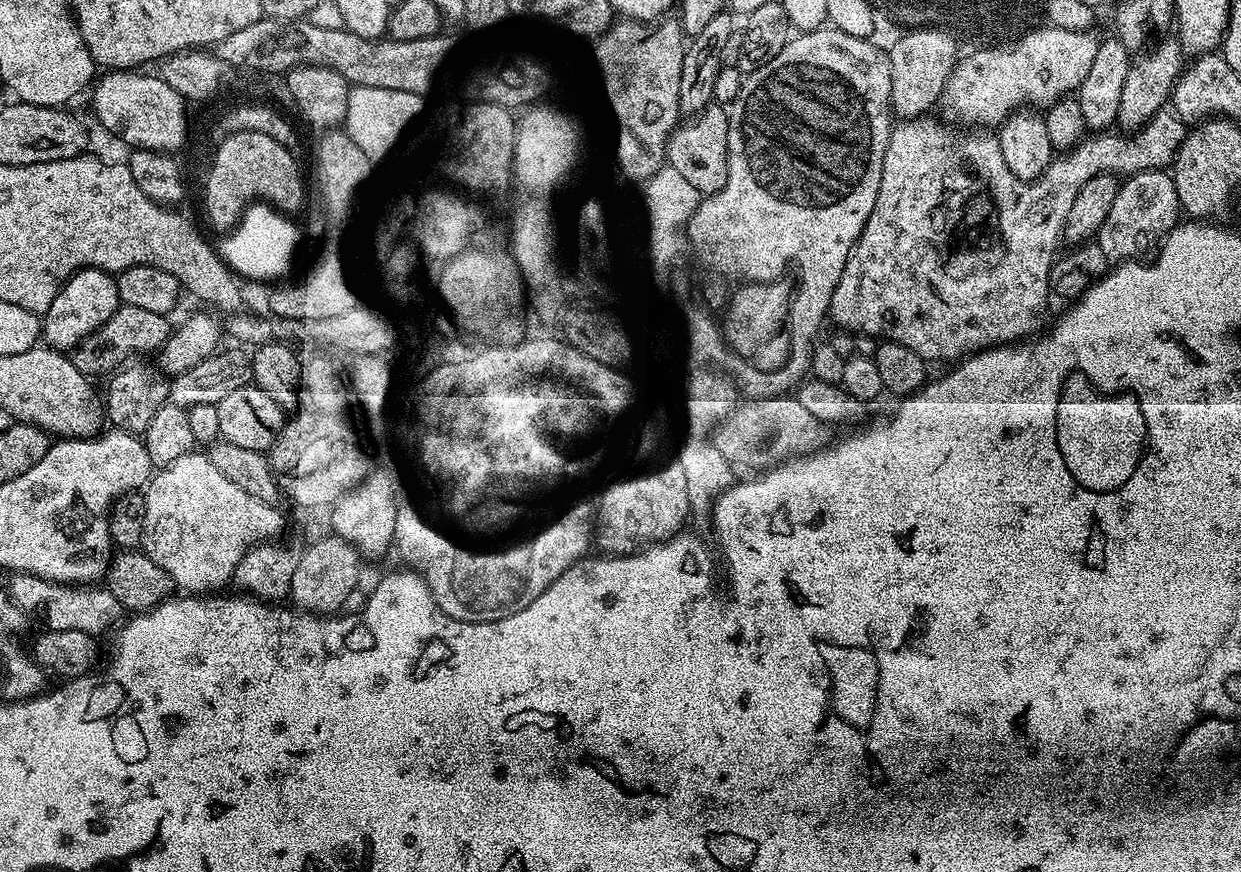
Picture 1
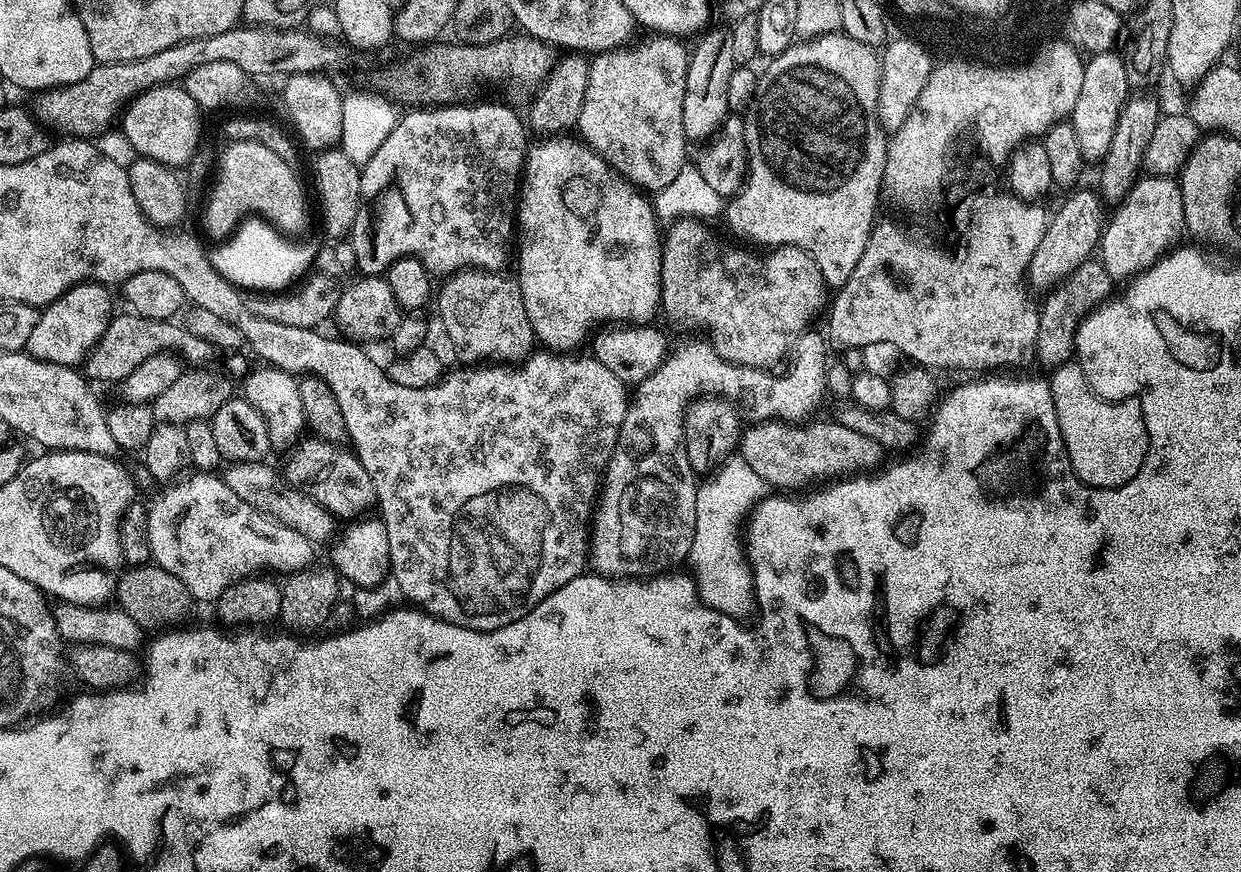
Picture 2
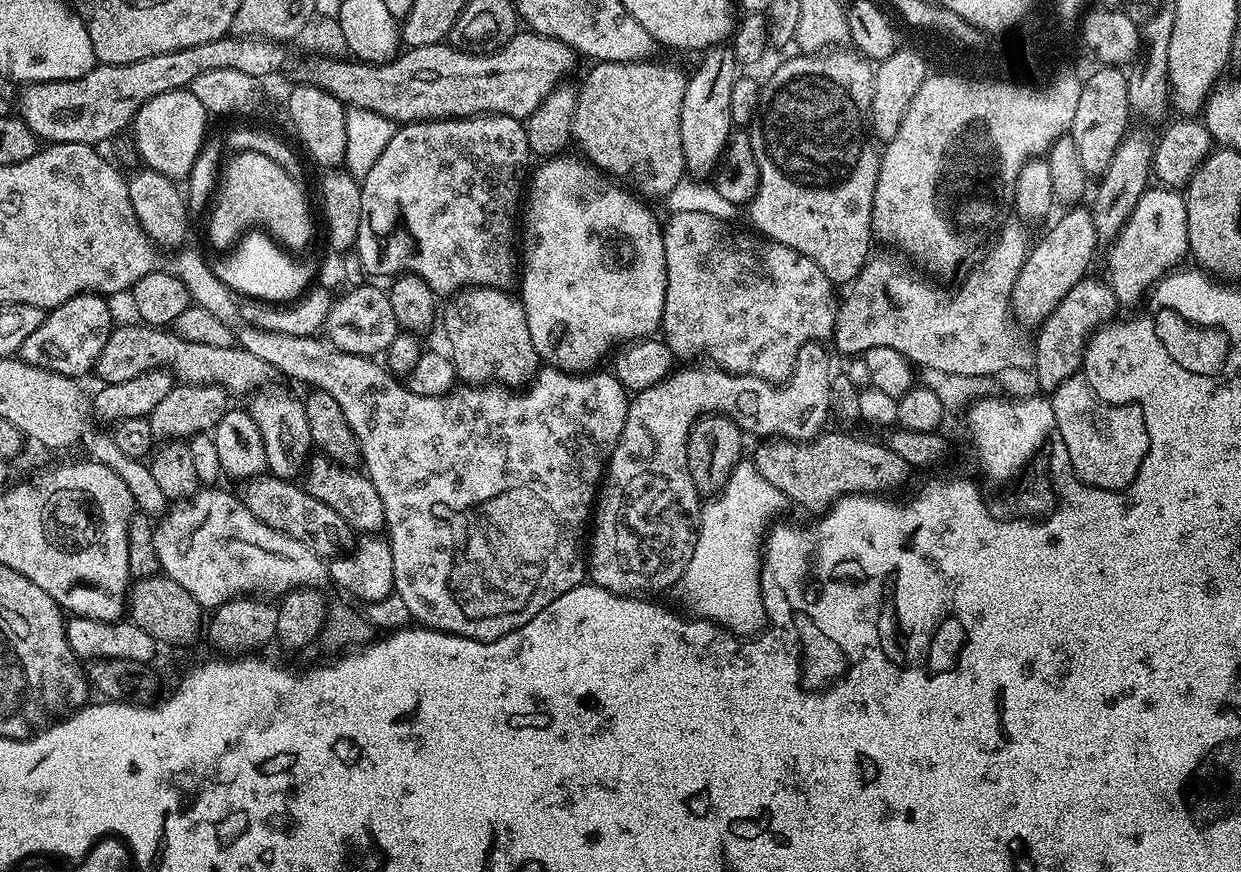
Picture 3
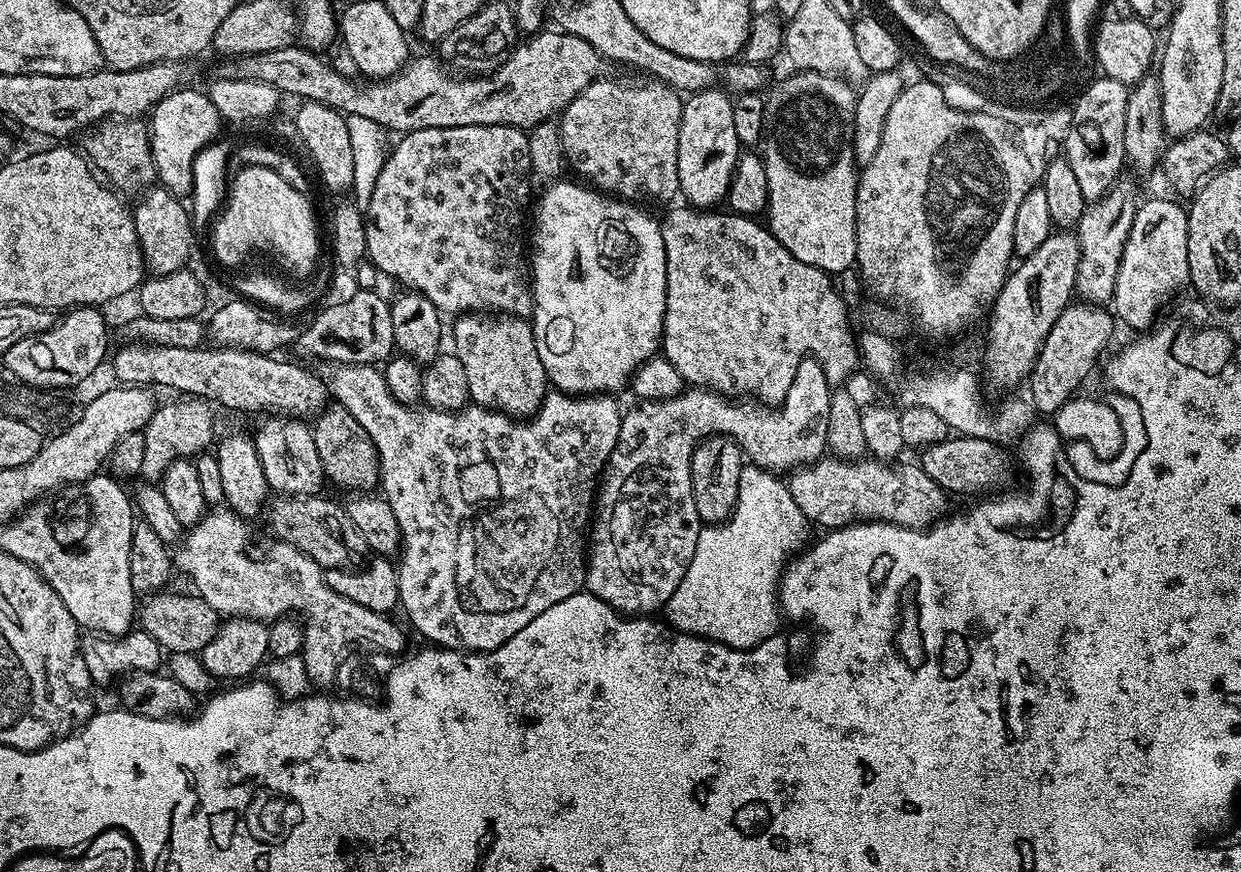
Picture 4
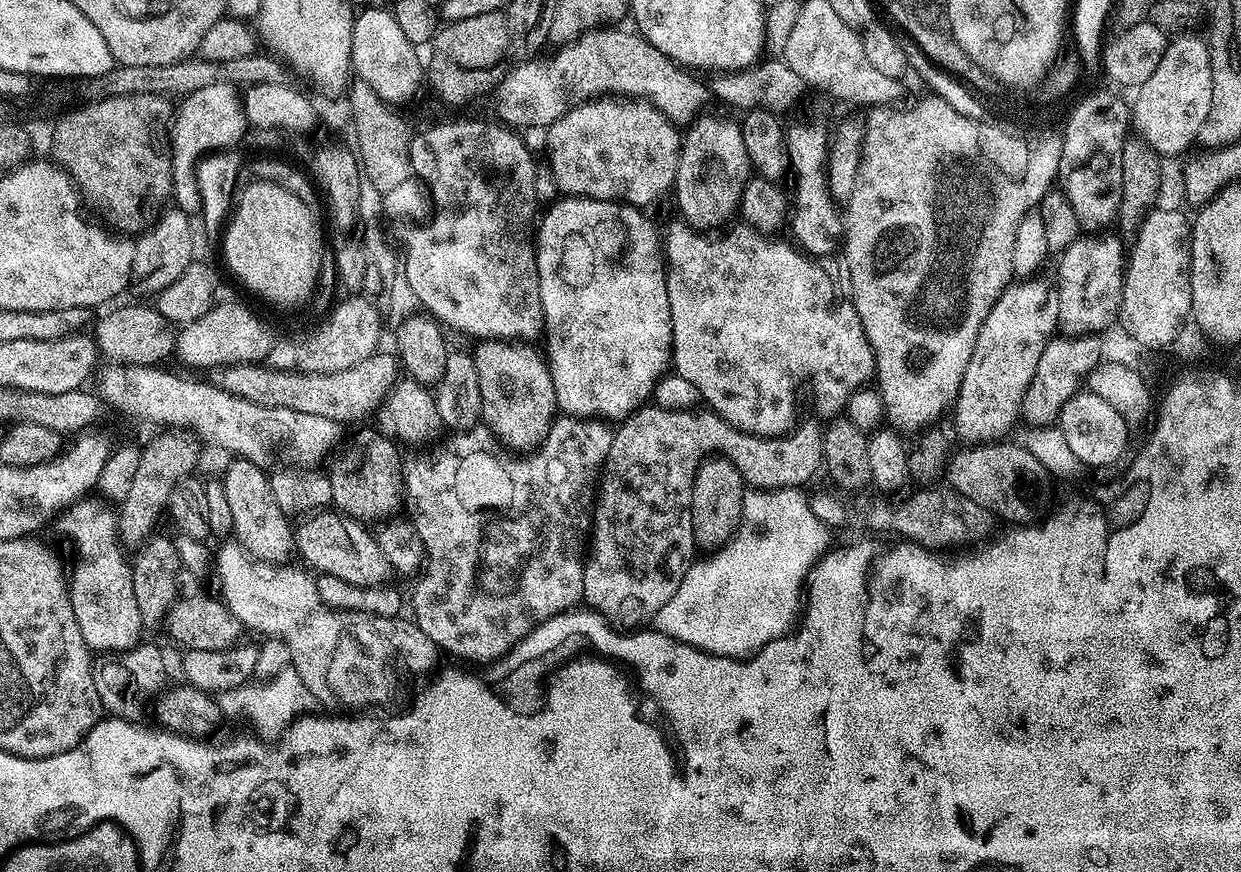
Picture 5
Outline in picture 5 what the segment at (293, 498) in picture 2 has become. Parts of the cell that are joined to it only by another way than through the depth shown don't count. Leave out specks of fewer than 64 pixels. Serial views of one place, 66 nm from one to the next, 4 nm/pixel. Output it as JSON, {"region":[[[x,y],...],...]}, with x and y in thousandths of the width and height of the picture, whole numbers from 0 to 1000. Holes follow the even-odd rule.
{"region":[[[255,585],[251,589],[246,591],[242,602],[239,601],[237,606],[237,628],[246,642],[252,657],[276,663],[276,667],[282,667],[282,672],[295,672],[296,674],[305,674],[310,669],[309,665],[314,661],[314,653],[311,644],[311,639],[308,631],[305,631],[302,614],[297,610],[293,600],[289,596],[284,596],[284,593],[276,591],[270,585]]]}

